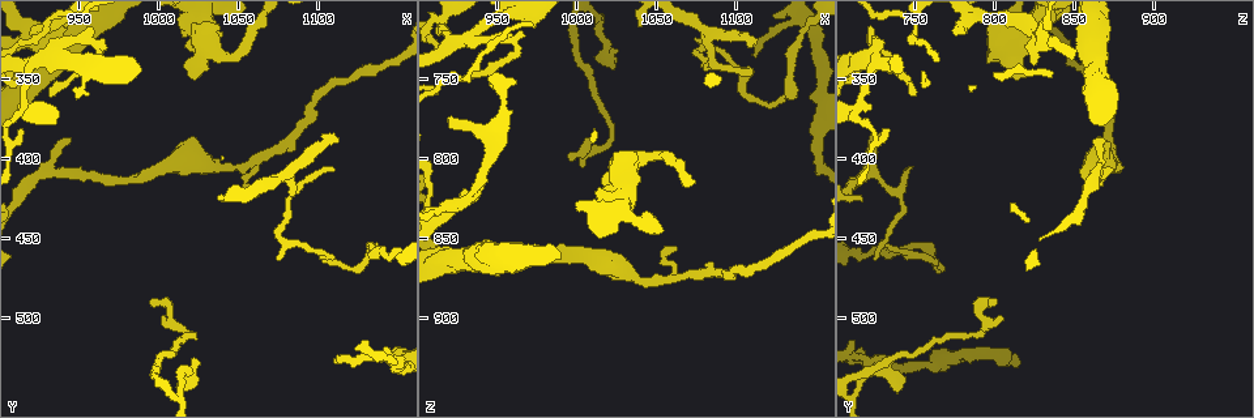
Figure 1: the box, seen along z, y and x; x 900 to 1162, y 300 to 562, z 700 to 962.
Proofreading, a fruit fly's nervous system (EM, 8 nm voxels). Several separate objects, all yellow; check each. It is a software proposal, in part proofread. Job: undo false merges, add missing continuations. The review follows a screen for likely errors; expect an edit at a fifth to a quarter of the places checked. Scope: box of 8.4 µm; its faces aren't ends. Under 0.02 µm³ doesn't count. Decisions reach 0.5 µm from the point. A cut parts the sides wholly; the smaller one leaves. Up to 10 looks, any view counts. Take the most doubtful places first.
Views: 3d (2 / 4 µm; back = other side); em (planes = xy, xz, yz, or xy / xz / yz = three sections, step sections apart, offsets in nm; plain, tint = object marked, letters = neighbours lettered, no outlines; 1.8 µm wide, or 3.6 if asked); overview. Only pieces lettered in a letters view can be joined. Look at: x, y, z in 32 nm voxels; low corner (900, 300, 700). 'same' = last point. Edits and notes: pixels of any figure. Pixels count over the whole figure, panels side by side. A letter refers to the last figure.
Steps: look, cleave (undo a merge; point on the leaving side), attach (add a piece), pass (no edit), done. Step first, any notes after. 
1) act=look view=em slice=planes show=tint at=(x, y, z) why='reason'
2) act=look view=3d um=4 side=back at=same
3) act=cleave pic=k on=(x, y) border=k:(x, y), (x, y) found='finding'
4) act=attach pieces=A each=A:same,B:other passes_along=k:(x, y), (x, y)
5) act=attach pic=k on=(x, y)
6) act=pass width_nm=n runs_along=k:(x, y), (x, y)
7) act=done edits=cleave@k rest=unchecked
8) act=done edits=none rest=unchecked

act=look view=em slice=planes show=letters at=(936, 340, 826) why='an open end'

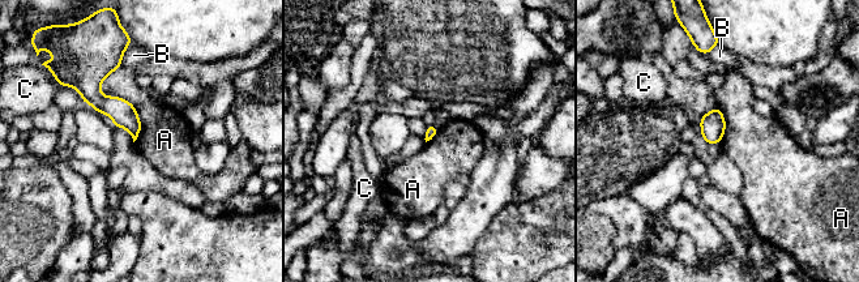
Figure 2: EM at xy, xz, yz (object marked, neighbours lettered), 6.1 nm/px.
act=pass each=A:other,B:other,C:other border=2:(120, 65), (133, 142) found='no lettered piece goes on from it'

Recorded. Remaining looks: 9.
act=look view=em slice=yz step=16 show=tint at=(920, 322, 776) why='an open end'

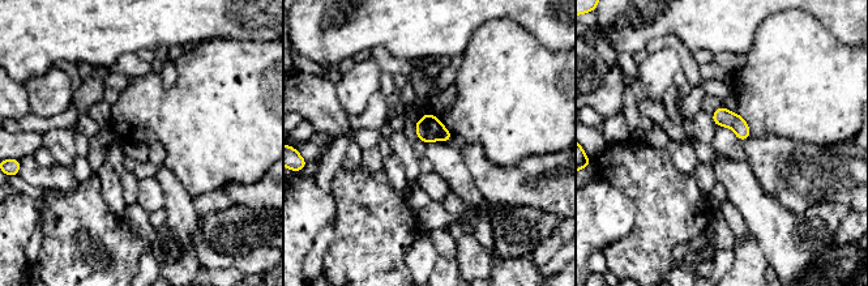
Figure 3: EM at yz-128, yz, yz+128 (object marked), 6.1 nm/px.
act=look view=em slice=planes show=letters at=same

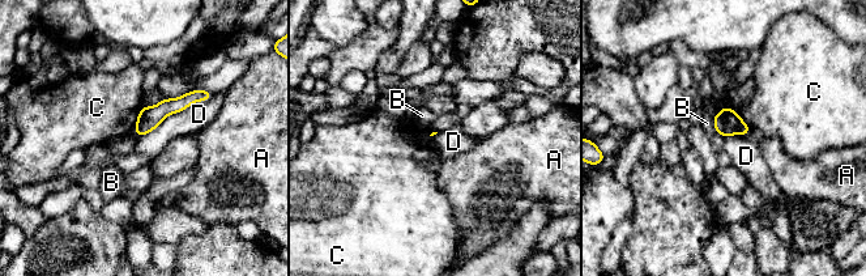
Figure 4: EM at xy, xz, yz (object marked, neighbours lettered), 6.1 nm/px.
act=pass longest_contact=D:550nm each=A:other,B:other,C:other,D:other border=4:(213, 93), (170, 113), (137, 136) found='none of them fits'

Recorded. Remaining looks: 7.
act=look view=3d um=2 at=(1014, 534, 722) why='sharp bend'

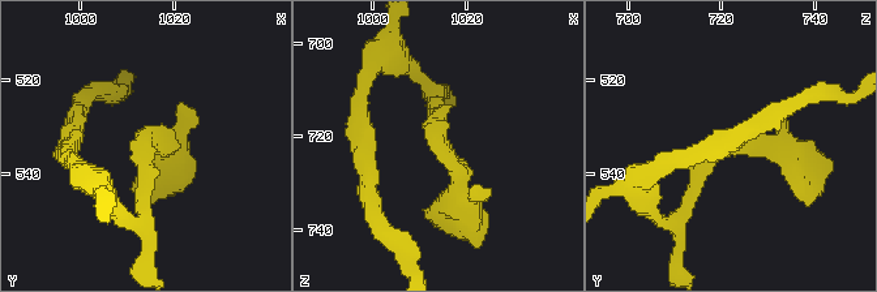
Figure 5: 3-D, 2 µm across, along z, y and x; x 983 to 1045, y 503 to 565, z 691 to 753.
act=look view=em slice=xz step=16 show=letters at=(1013, 534, 720) why='need the tissue'

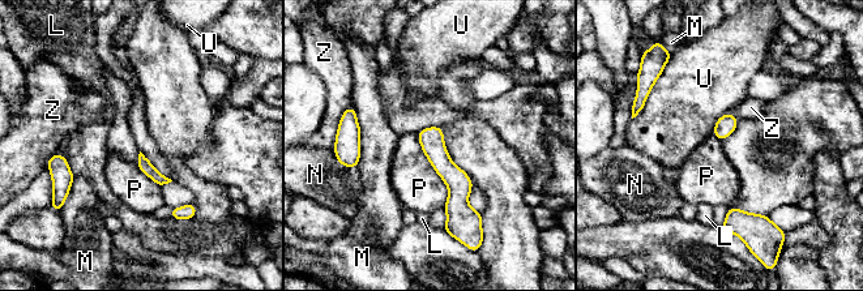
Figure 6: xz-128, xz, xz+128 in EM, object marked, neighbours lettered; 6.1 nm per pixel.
act=look view=em slice=planes show=letters at=same why='cut it another way'

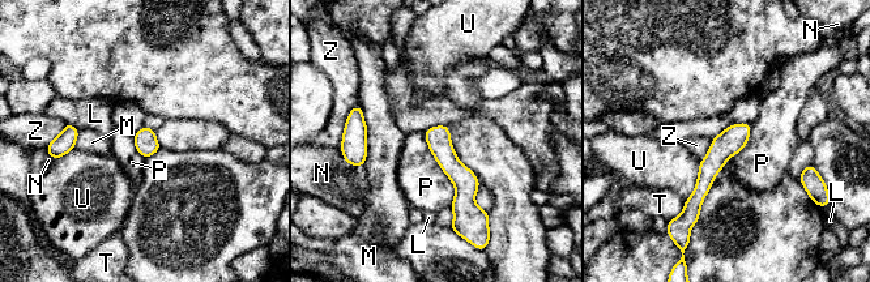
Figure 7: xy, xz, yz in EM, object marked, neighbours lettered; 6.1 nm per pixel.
act=pass width_nm=140 longest_contact=P:480nm each=L:other,M:other,N:other,P:other,T:other,U:other,Z:other found='continuous, no second neuron'

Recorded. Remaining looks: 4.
act=look view=3d um=4 at=(1126, 466, 764) why='abrupt turn'

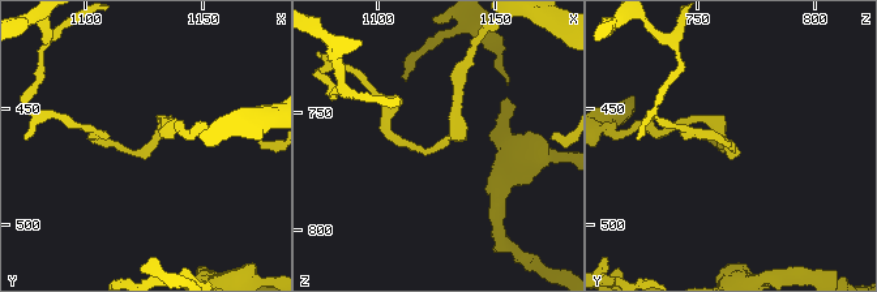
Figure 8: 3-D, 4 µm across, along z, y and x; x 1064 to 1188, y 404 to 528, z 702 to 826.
act=look view=em slice=planes show=letters at=(1125, 468, 763) why='now the EM'

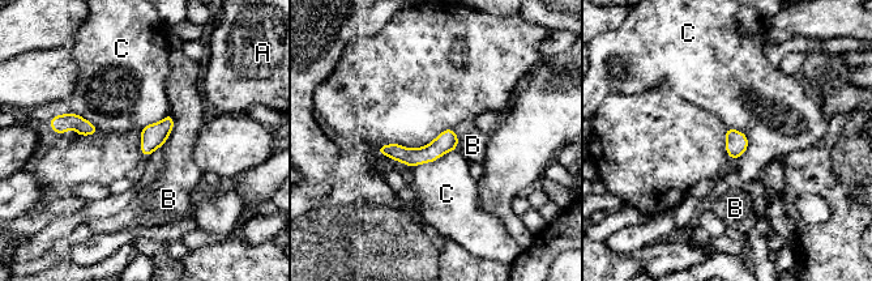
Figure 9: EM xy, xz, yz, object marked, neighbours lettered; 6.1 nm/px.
act=pass longest_contact=C:320nm each=A:other,B:other,C:other runs_along=9:(454, 140), (426, 154), (381, 150) found='continuous, no second neuron'

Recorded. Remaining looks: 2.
act=done edits=none rest=unchecked

